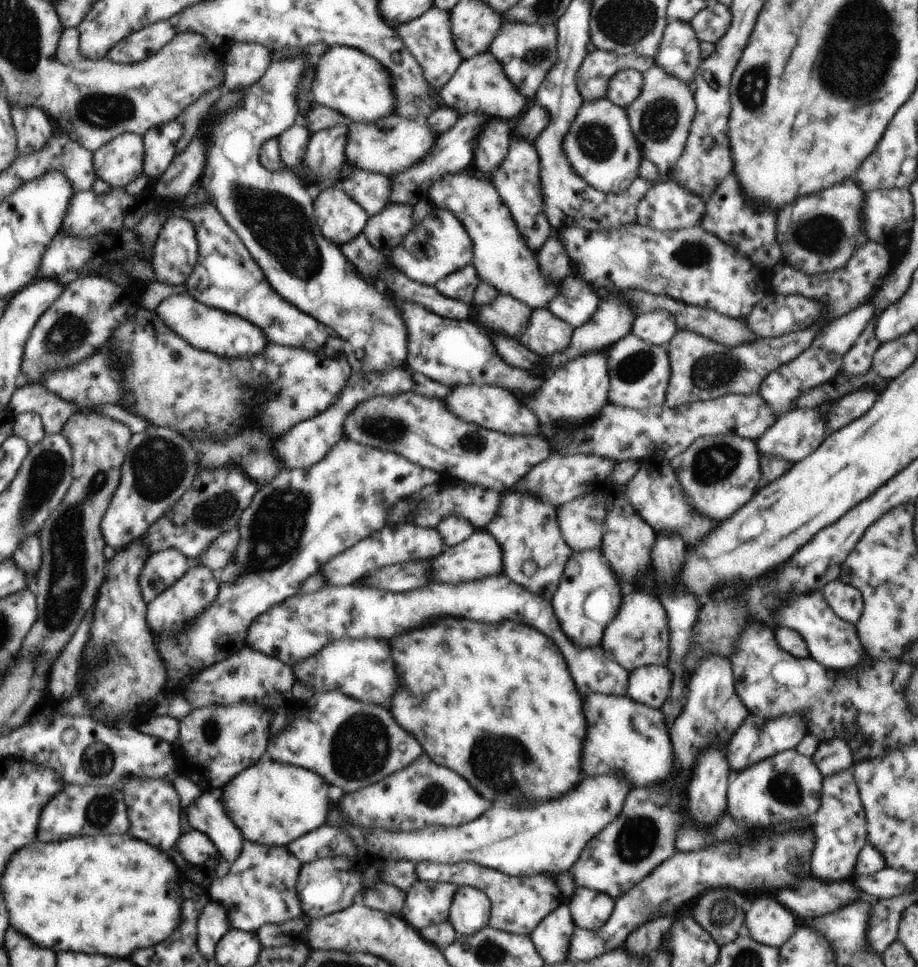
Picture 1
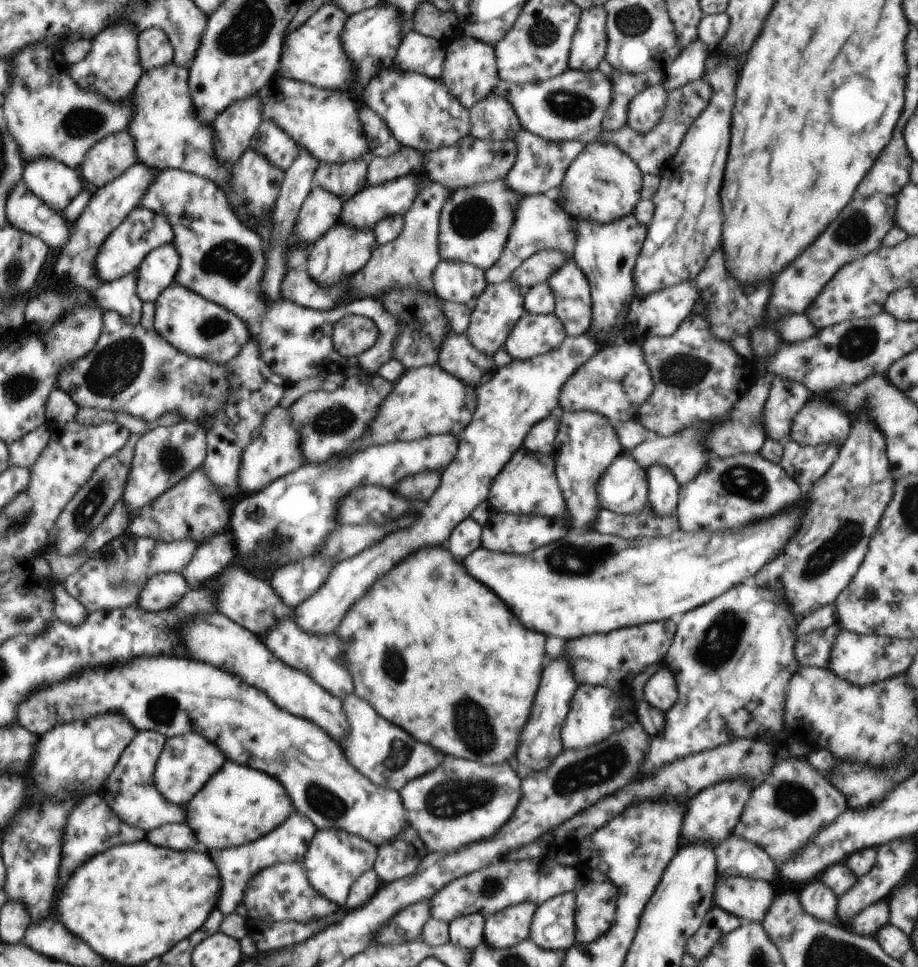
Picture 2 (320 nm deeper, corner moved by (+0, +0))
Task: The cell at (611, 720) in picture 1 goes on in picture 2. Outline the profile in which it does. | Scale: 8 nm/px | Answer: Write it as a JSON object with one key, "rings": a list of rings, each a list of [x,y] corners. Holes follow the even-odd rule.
{"rings":[[[580,686],[576,694],[570,700],[570,712],[564,720],[562,728],[562,744],[564,748],[588,748],[592,744],[598,744],[612,732],[622,730],[624,726],[632,724],[636,720],[636,714],[632,710],[630,702],[616,702],[616,694],[610,688],[594,688],[594,686]]]}

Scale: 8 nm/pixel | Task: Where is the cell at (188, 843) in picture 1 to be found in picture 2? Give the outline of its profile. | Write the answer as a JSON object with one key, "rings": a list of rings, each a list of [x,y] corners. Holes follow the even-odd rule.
{"rings":[[[180,822],[180,824],[166,824],[160,828],[152,829],[152,832],[146,834],[146,838],[156,844],[156,846],[168,846],[174,850],[188,850],[188,848],[204,848],[194,840],[192,830]]]}

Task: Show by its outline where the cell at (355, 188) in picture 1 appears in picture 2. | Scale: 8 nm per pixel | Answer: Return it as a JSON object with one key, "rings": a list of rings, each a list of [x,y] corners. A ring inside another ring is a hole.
{"rings":[[[362,158],[342,164],[320,162],[313,172],[314,184],[346,201],[364,188],[366,166]]]}

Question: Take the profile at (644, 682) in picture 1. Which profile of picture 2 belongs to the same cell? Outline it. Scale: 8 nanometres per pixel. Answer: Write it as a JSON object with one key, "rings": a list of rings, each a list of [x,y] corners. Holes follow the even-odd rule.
{"rings":[[[664,668],[657,670],[644,687],[646,700],[656,706],[658,710],[670,710],[676,700],[678,700],[678,690],[676,690],[676,680],[674,676]]]}

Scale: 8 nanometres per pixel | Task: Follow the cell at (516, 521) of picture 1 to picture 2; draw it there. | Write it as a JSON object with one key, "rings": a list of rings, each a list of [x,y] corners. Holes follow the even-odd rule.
{"rings":[[[520,448],[499,474],[496,482],[492,483],[490,496],[488,496],[492,510],[570,520],[571,517],[557,481],[552,453],[533,453]]]}

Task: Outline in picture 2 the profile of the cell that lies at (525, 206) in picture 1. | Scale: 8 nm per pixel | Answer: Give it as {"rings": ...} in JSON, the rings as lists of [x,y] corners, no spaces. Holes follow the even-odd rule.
{"rings":[[[510,280],[498,284],[487,283],[486,288],[477,298],[474,311],[471,312],[468,328],[465,334],[469,343],[477,350],[492,357],[503,348],[514,325],[521,319],[525,308],[523,307],[523,294],[525,290]]]}

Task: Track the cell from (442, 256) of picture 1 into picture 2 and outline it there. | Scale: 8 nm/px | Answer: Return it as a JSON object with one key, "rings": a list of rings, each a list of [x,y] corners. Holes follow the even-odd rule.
{"rings":[[[504,179],[478,183],[472,188],[452,190],[443,203],[439,218],[439,253],[441,260],[473,264],[487,271],[506,246],[510,229],[515,223],[515,205],[523,198]]]}

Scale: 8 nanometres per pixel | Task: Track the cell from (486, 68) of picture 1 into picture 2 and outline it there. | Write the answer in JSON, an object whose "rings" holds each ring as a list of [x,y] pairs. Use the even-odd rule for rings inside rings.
{"rings":[[[599,69],[566,72],[537,83],[512,84],[500,79],[492,93],[505,96],[514,107],[522,128],[546,140],[591,143],[602,132],[603,118],[613,101],[613,82]]]}

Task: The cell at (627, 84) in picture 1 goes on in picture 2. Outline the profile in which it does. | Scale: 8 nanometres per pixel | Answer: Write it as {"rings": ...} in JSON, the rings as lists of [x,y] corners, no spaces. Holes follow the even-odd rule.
{"rings":[[[662,84],[646,86],[629,104],[627,125],[637,133],[651,131],[662,118],[667,92]]]}

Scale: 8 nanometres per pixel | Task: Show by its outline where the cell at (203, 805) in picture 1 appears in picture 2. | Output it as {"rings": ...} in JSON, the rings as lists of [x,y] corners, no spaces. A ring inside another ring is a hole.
{"rings":[[[137,732],[100,788],[100,796],[104,802],[118,814],[120,820],[124,820],[130,826],[152,830],[168,822],[182,822],[184,814],[187,814],[184,807],[169,803],[153,783],[156,760],[159,759],[165,742],[163,734]]]}

